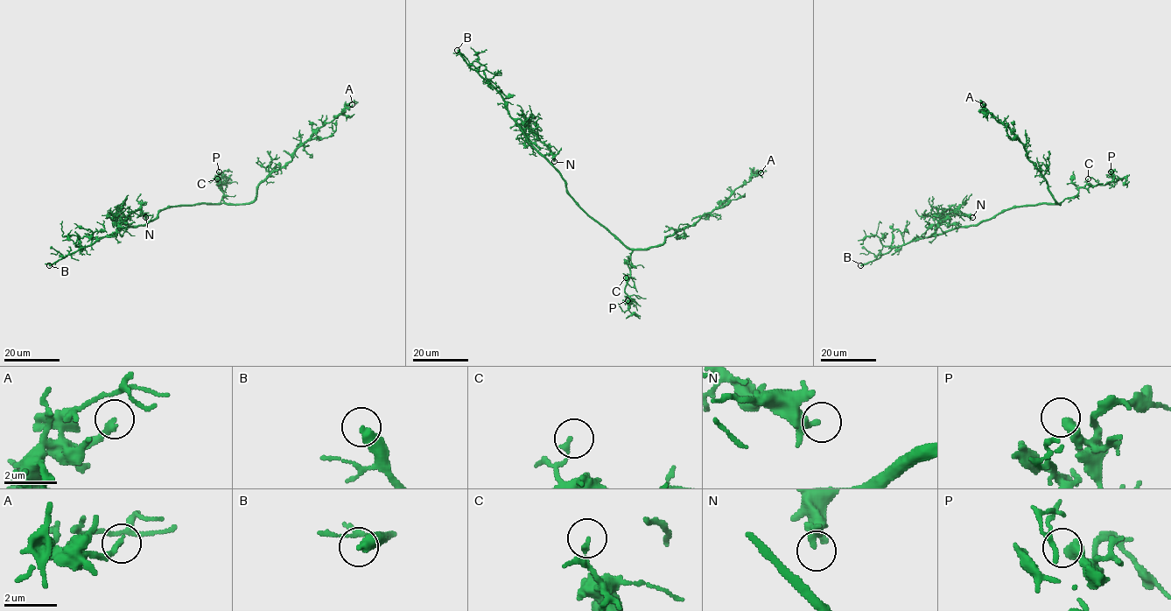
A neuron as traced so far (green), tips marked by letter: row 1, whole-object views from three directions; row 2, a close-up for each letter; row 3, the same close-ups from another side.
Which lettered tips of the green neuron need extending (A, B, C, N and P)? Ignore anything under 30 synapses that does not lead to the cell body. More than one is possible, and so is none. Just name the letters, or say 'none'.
B

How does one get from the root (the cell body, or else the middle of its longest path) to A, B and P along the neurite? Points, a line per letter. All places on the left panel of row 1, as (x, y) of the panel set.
A: (189, 204), (251, 202), (261, 182), (274, 172), (283, 168), (291, 159), (294, 152), (313, 133), (352, 104)
B: (189, 204), (168, 206), (144, 224), (124, 227), (49, 265)
P: (189, 204), (223, 201), (221, 187), (216, 185), (222, 178), (219, 172)

